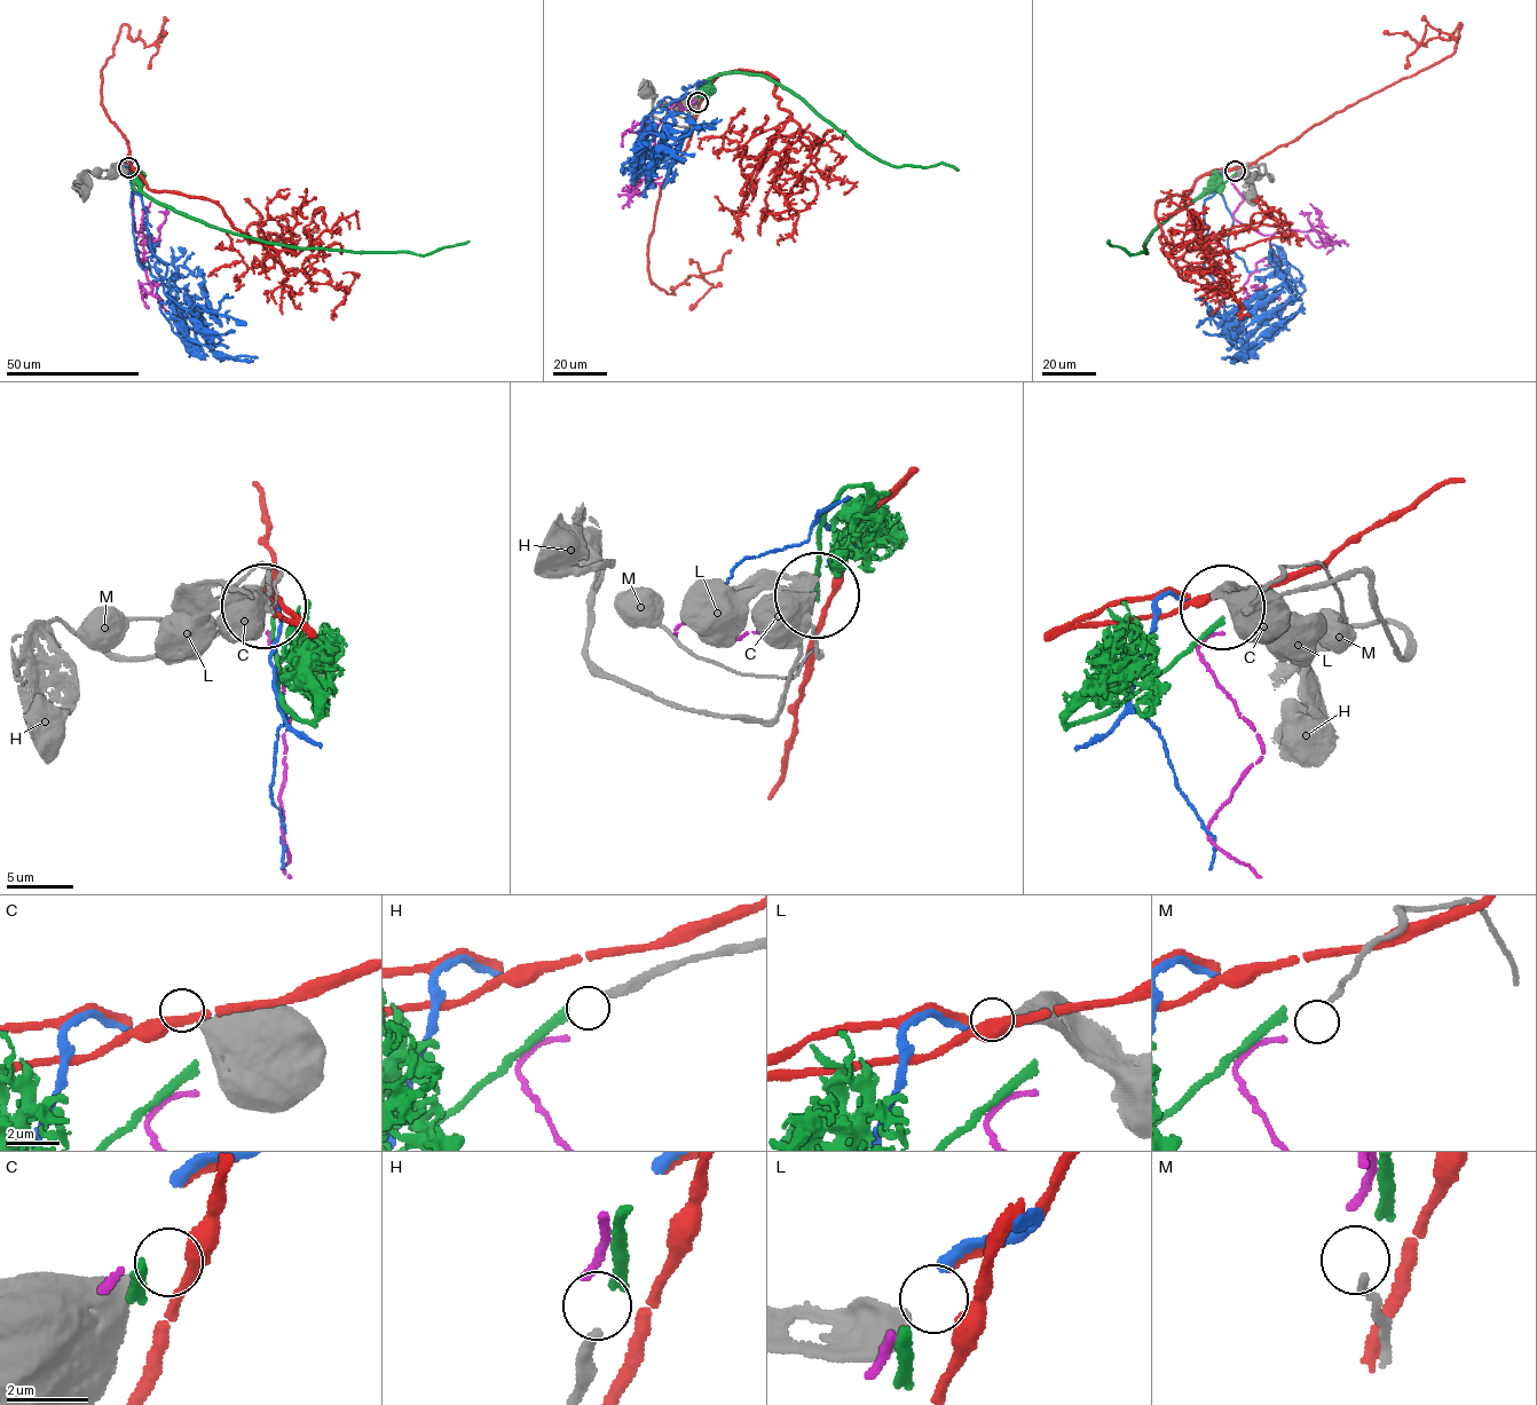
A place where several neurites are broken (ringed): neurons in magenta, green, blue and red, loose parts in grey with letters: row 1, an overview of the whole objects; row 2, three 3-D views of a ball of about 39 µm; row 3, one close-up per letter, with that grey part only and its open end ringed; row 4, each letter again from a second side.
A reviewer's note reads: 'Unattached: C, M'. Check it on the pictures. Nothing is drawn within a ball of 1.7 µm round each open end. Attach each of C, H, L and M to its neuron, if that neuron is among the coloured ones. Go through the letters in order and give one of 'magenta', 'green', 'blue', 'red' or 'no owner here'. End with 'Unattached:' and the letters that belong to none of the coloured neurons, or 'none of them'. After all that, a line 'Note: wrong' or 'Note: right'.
C: no owner here
H: green
L: red
M: no owner here
Unattached: C, M
Note: right

